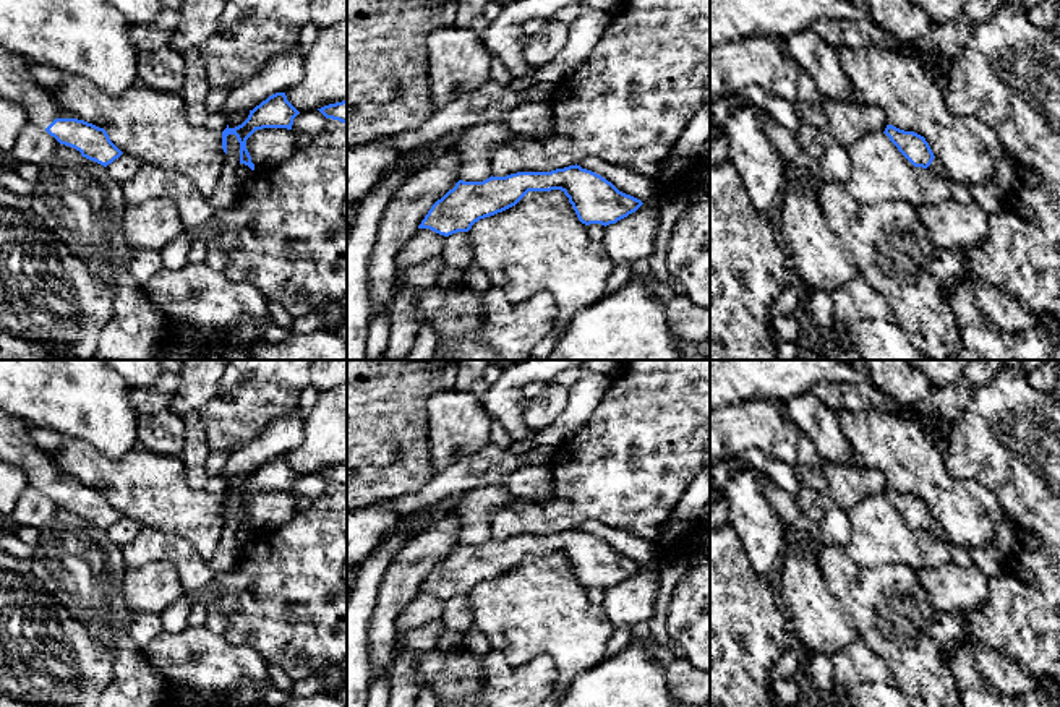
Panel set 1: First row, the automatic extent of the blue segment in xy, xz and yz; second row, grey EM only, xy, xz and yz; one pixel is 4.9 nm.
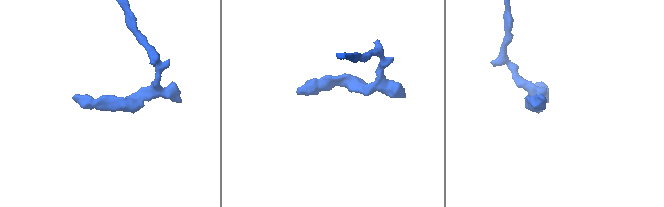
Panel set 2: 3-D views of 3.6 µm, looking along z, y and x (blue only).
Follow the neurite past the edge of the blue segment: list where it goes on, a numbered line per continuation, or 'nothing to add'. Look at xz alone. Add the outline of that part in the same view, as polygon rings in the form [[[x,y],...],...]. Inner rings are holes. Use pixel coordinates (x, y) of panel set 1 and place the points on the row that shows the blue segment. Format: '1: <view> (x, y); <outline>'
nothing to add

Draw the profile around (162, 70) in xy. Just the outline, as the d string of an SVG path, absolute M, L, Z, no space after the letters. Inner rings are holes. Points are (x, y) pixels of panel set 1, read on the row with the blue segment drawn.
M169 45L138 54L138 83L159 92L180 92L183 88L183 54Z

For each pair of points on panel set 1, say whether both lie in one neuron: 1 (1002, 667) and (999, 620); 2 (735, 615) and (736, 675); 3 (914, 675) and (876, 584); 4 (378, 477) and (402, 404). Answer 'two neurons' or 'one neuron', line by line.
1: two neurons
2: one neuron
3: one neuron
4: one neuron

